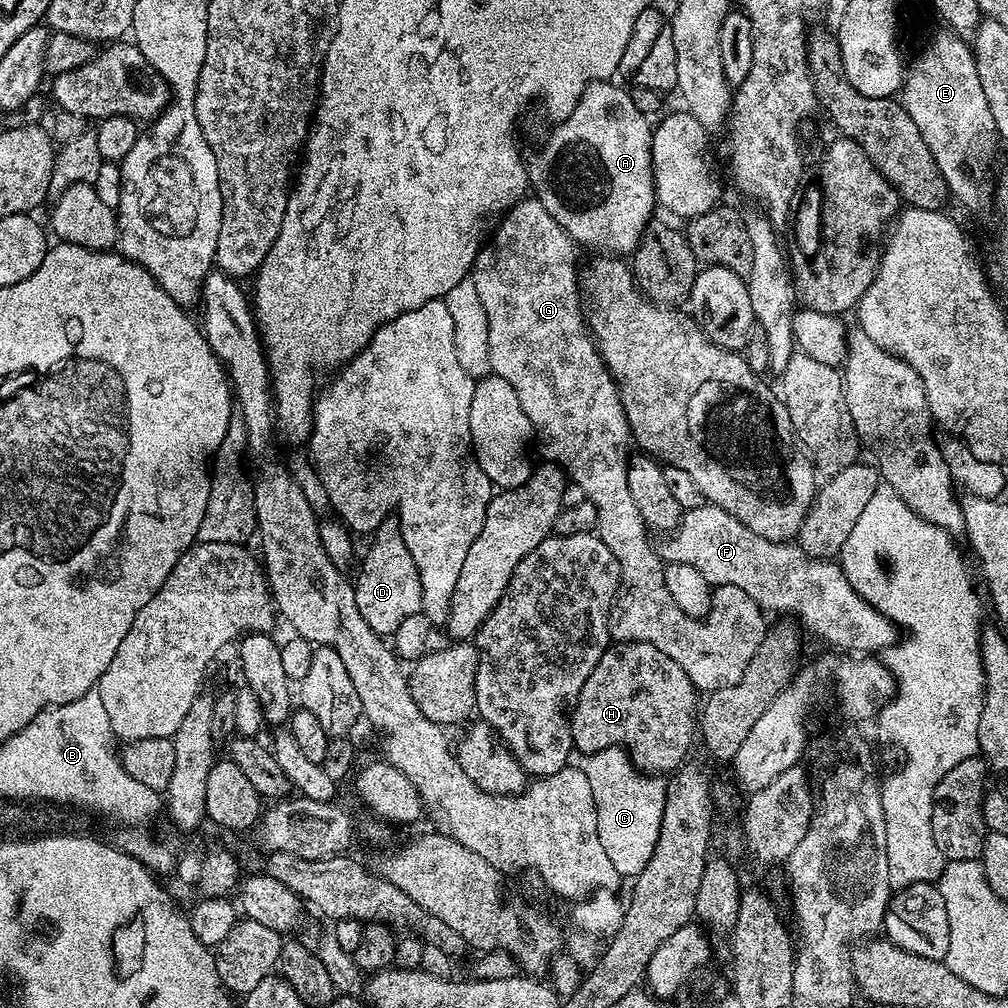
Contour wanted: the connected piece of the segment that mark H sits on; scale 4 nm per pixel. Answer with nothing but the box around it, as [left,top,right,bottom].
[572,640,698,768]

